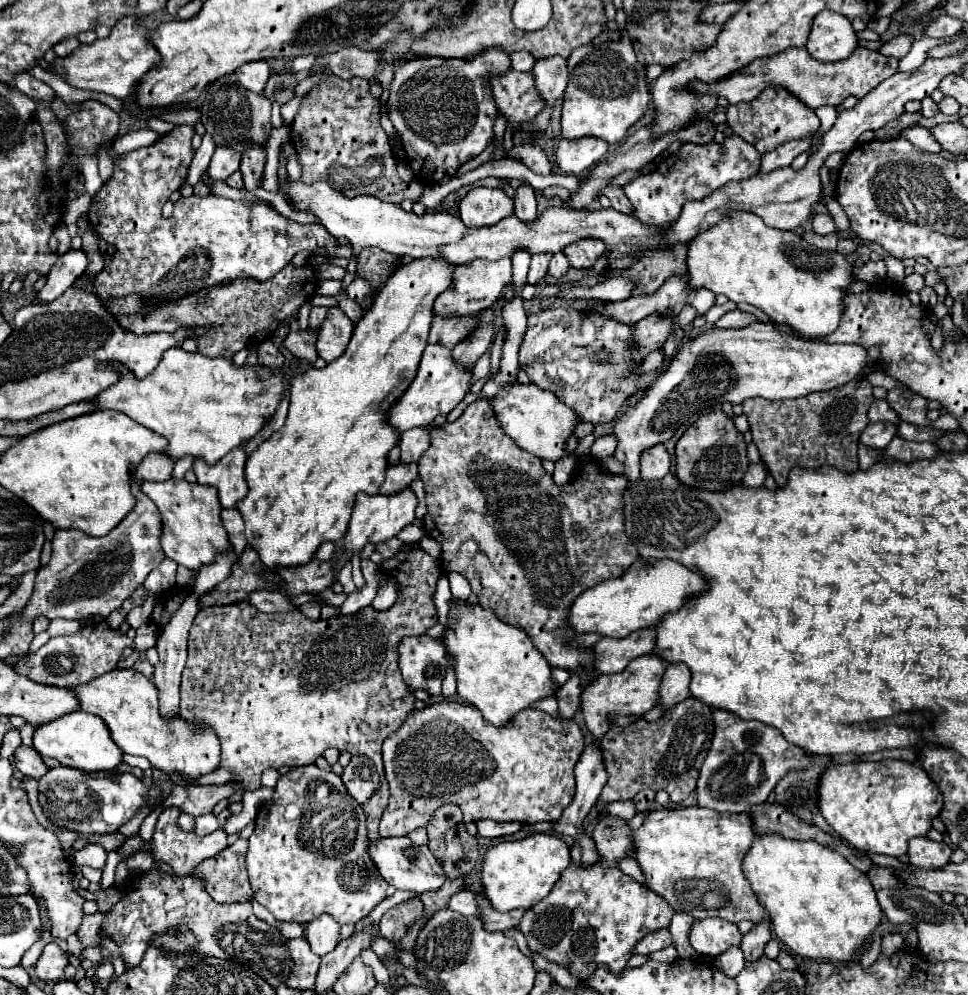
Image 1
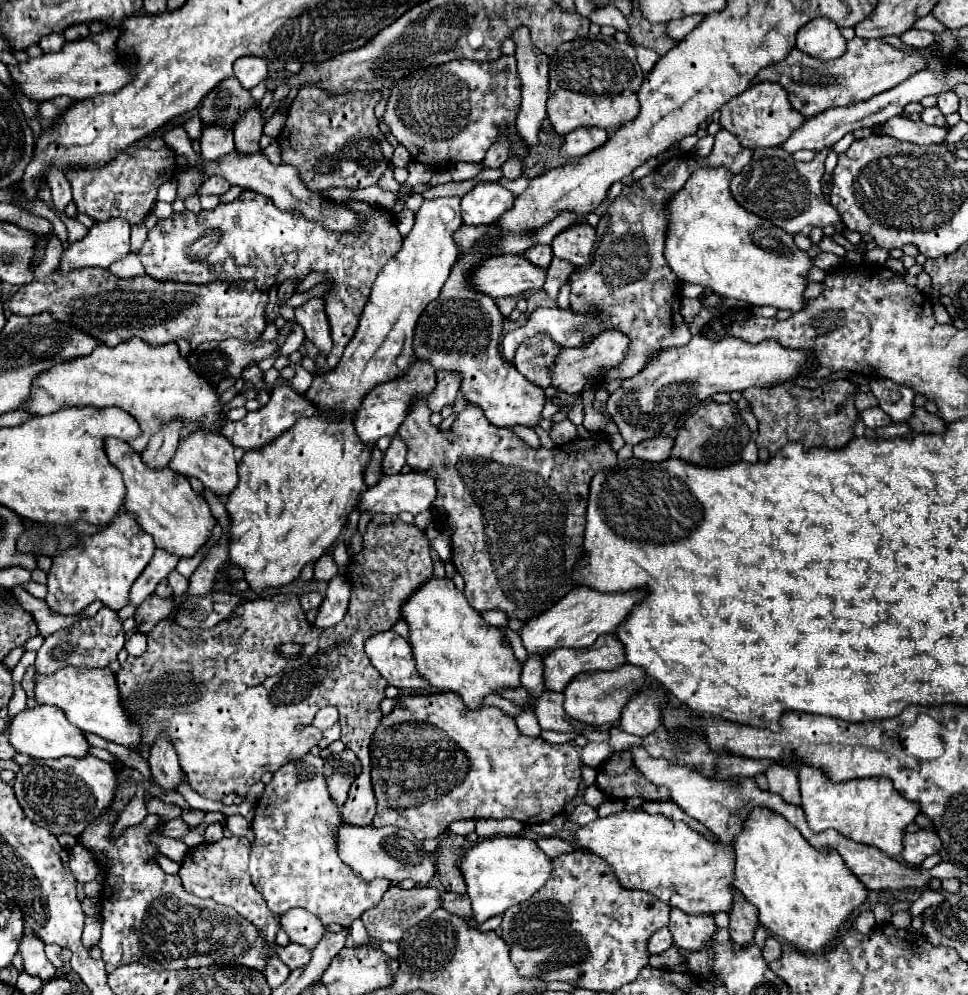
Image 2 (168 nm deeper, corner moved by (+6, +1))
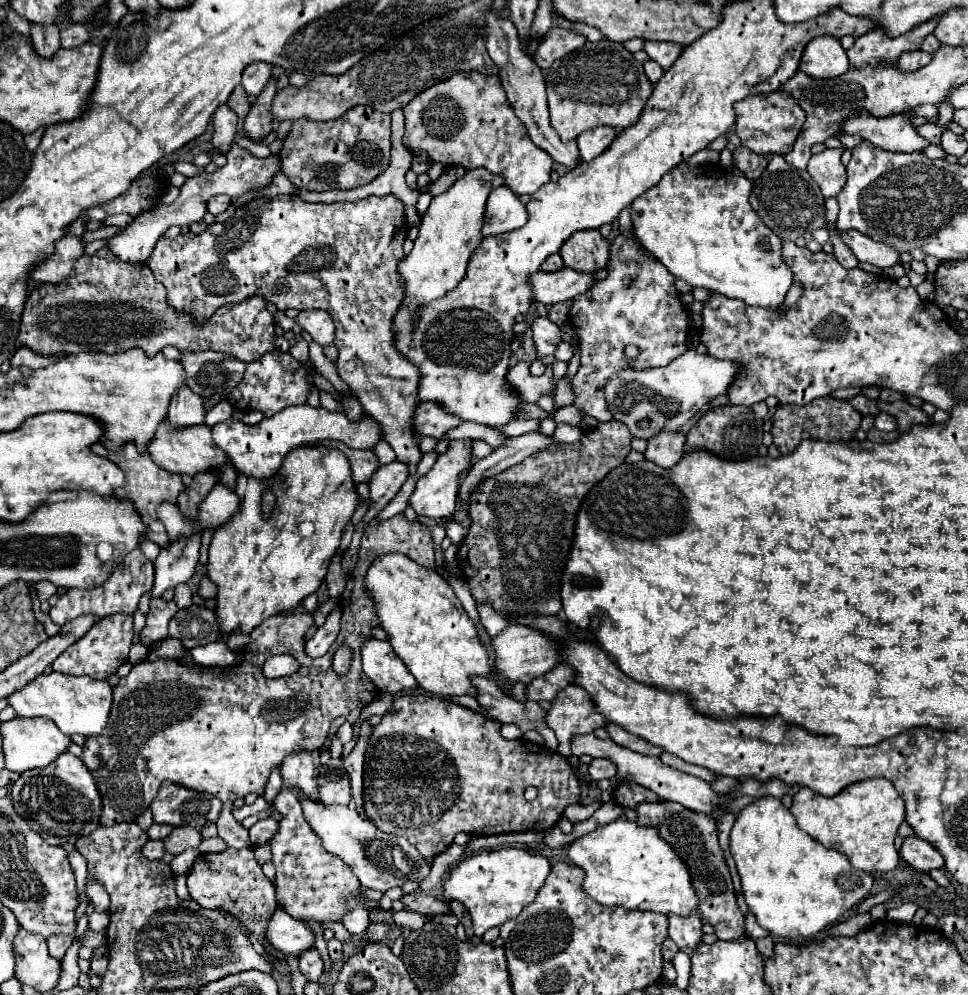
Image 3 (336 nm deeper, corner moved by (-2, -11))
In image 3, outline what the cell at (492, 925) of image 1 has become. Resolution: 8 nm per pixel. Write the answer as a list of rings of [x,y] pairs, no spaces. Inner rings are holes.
[[[424,892],[406,894],[406,896],[402,896],[402,900],[408,906],[408,910],[420,912],[420,914],[432,914],[432,916],[450,916],[452,914],[450,906],[444,900],[424,894]]]

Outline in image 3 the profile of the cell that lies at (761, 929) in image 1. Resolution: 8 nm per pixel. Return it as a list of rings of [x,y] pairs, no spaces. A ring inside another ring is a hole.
[[[660,800],[660,804],[640,804],[638,808],[638,824],[654,826],[660,830],[660,836],[676,848],[676,854],[688,864],[694,880],[694,888],[700,896],[700,912],[704,922],[716,928],[716,936],[720,940],[740,940],[746,936],[744,930],[744,914],[736,904],[736,892],[732,886],[732,878],[728,866],[722,856],[722,848],[718,844],[716,822],[710,816],[696,816],[696,812],[688,812],[682,804],[672,804]]]

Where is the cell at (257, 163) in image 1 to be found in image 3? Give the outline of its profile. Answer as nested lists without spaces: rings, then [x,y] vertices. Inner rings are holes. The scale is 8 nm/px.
[[[272,78],[268,82],[268,88],[256,98],[256,104],[252,104],[252,112],[244,118],[244,134],[246,138],[254,142],[262,142],[272,132],[272,100],[276,96],[276,80]]]

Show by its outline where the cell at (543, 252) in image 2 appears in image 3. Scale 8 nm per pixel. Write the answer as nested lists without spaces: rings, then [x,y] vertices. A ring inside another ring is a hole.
[[[560,254],[548,256],[548,258],[542,262],[542,266],[540,266],[540,270],[544,270],[544,272],[558,272],[558,270],[562,270],[562,268],[564,268],[564,262],[562,262]]]

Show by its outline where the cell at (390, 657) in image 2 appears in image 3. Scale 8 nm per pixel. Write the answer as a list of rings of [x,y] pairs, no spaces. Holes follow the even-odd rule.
[[[370,640],[364,644],[362,664],[364,674],[376,684],[380,692],[396,696],[398,692],[406,692],[416,686],[414,676],[386,640]]]

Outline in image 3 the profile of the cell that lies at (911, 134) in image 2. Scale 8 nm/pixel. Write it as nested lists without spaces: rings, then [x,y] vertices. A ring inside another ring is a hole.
[[[862,112],[860,116],[852,116],[844,122],[842,132],[858,134],[888,152],[922,152],[930,146],[930,142],[916,132],[906,114],[876,118]]]

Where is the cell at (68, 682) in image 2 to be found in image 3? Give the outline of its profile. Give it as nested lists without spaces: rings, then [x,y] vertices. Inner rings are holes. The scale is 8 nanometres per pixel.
[[[50,672],[50,674],[38,676],[30,684],[26,684],[22,690],[14,692],[8,698],[8,702],[16,710],[18,716],[50,718],[68,736],[72,734],[98,736],[108,724],[108,716],[112,708],[112,686],[104,680],[94,680],[90,676],[66,676],[66,674]]]

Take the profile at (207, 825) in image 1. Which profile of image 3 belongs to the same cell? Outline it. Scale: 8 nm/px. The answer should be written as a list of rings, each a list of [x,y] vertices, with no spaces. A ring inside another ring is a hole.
[[[148,840],[142,848],[142,854],[148,860],[160,860],[164,856],[164,840]]]

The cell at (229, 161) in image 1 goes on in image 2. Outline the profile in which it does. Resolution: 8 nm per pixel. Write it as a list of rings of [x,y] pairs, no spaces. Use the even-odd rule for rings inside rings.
[[[210,124],[202,132],[200,146],[202,146],[202,158],[220,160],[222,156],[230,154],[234,148],[232,128],[220,128],[220,124]]]

